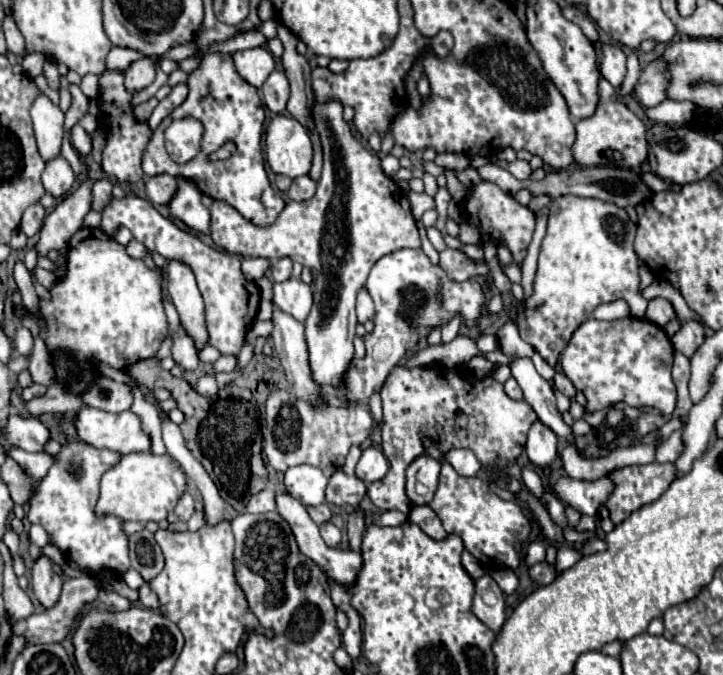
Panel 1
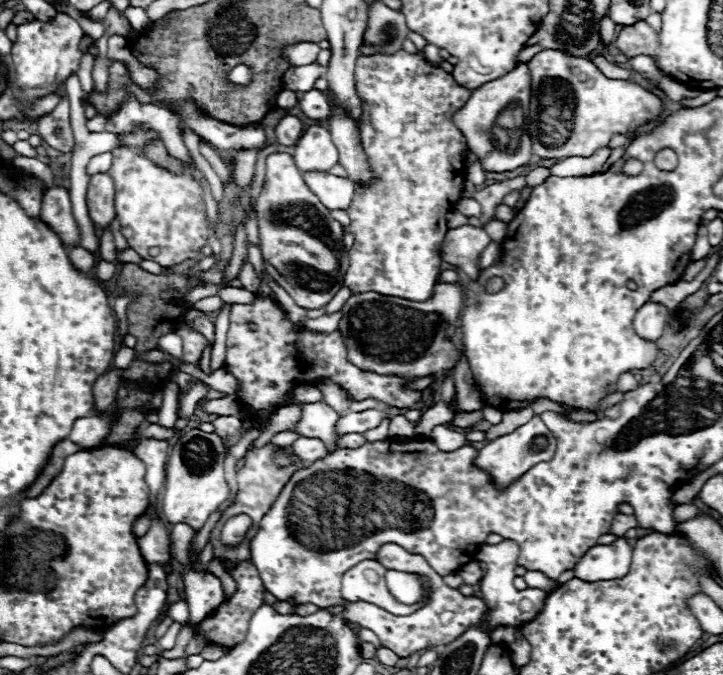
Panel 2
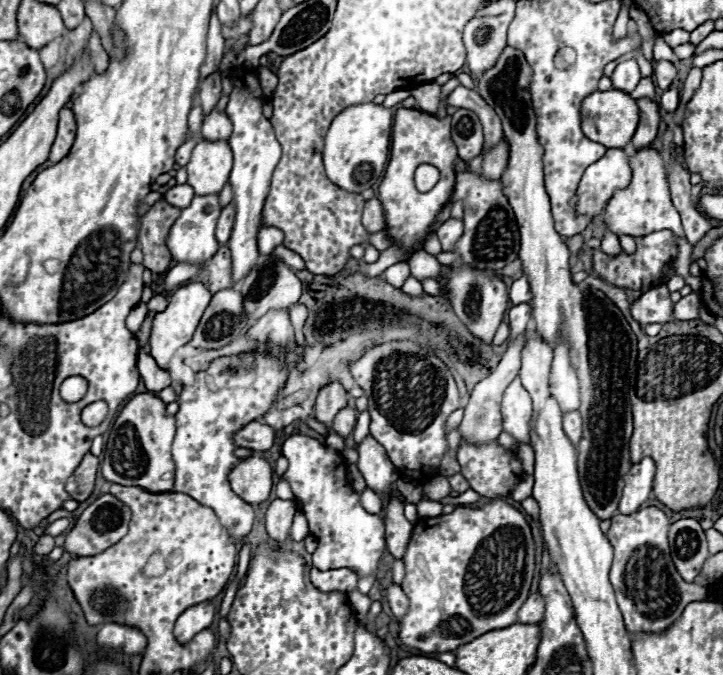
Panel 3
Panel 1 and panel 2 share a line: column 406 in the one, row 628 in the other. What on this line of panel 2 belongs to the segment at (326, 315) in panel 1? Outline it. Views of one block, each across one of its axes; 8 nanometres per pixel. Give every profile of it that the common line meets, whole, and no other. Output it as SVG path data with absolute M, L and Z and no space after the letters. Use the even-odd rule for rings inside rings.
M242 562L242 564L238 564L236 568L230 568L228 574L230 574L230 576L236 580L236 584L238 584L236 594L234 594L226 604L220 604L220 608L216 608L216 610L212 612L212 616L208 616L206 620L202 620L196 634L206 636L212 644L224 644L224 646L228 646L228 648L234 648L234 646L238 646L238 644L246 638L248 622L250 622L250 618L254 616L254 612L256 612L262 604L266 604L266 600L264 600L264 590L266 590L266 586L262 584L262 580L260 580L260 576L258 576L258 570L256 570L250 562Z

